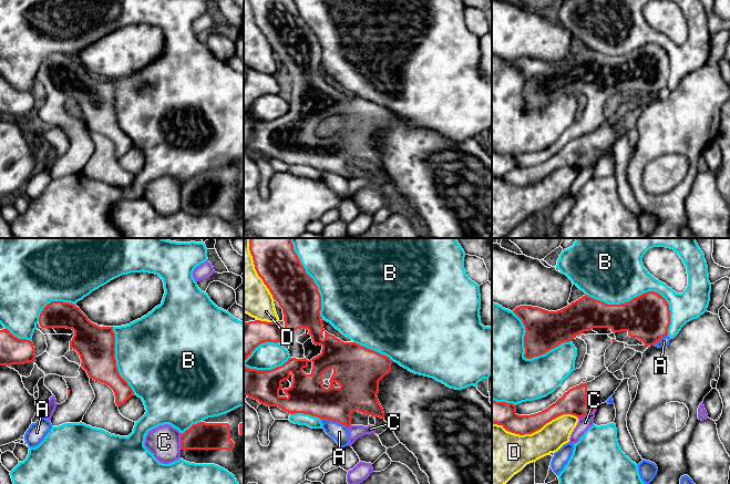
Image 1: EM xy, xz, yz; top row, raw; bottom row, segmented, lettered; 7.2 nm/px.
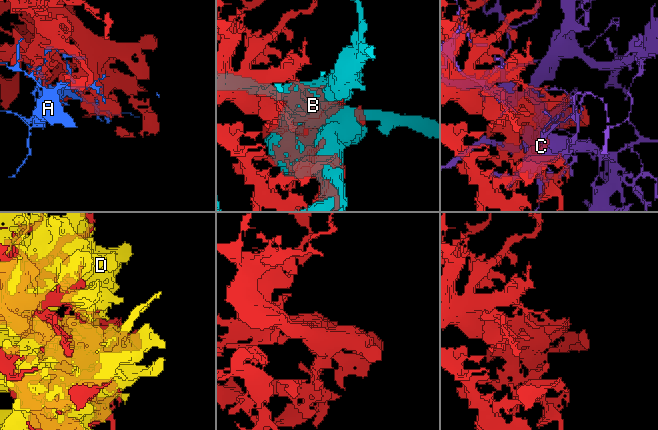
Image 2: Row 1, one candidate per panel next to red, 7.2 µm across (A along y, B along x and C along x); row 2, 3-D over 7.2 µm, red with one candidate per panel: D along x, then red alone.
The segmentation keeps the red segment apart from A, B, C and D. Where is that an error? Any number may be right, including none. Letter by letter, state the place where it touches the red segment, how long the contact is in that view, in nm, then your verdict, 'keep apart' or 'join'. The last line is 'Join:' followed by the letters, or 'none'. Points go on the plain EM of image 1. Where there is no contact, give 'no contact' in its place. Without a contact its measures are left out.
A: meets red in xz at (335, 173); contact 220 nm long; keep apart
B: meets red in yz at (644, 45); contact 650 nm long; keep apart
C: meets red in yz at (587, 165); contact 160 nm long; keep apart
D: meets red in yz at (535, 183); contact 650 nm long; keep apart
Join: none

